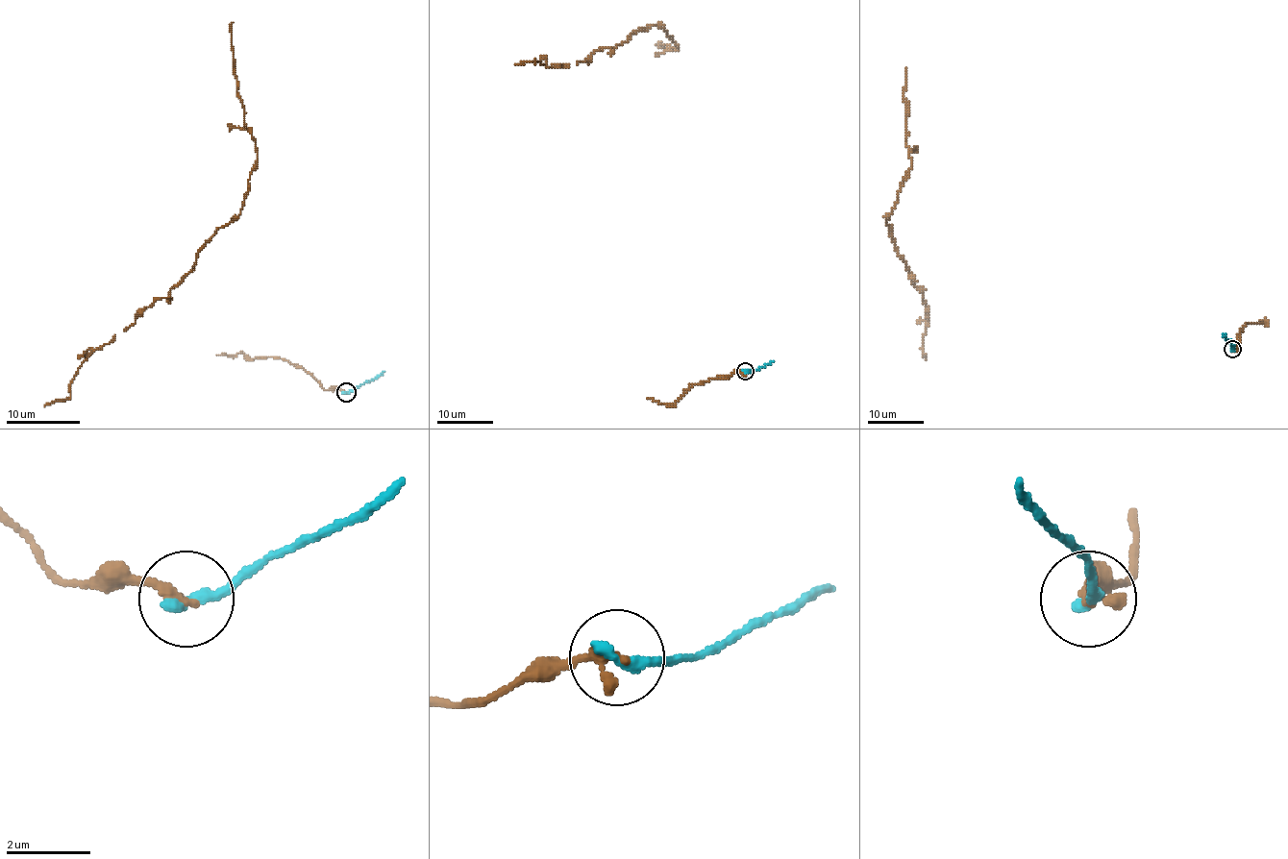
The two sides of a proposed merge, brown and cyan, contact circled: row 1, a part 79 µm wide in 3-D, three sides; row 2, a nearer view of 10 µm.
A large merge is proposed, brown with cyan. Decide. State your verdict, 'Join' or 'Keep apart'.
Join

